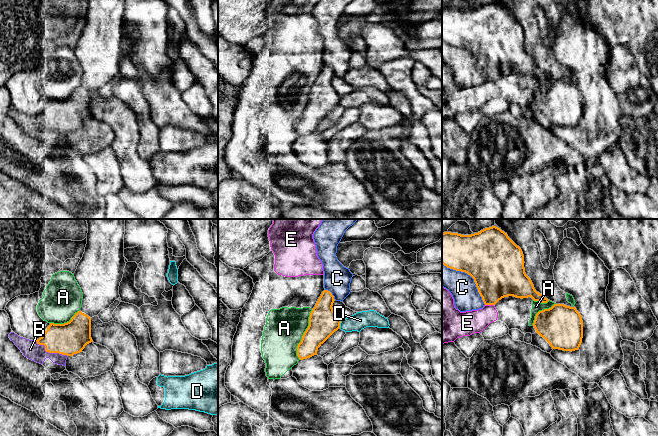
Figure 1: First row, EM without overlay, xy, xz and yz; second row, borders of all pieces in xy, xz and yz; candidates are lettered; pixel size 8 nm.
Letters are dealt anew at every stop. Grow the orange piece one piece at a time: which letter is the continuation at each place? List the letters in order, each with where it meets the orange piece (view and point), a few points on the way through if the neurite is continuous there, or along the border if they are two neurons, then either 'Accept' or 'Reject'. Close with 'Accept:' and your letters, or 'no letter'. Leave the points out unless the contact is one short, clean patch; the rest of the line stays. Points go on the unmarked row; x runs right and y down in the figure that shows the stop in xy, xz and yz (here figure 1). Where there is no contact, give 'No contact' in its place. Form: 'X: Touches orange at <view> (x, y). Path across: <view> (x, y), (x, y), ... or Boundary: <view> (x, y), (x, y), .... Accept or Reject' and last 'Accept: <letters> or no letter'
A: Touches orange at xz (303, 111). Reject
B: Touches orange at xy (50, 128). Accept
C: Touches orange at yz (470, 51). Reject
D: Touches orange at xz (339, 100). Reject
E: Touches orange at yz (489, 80). Reject
Accept: B

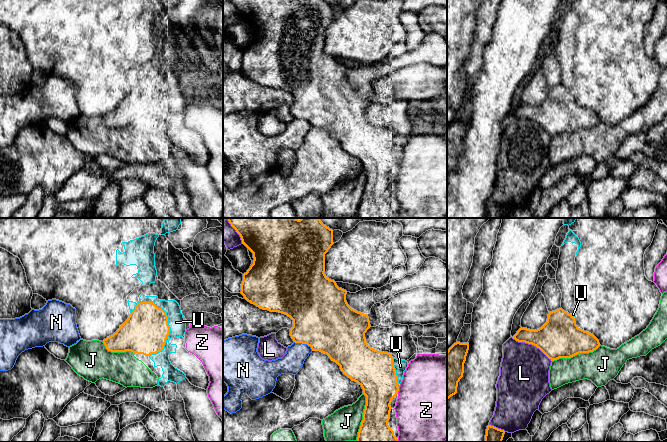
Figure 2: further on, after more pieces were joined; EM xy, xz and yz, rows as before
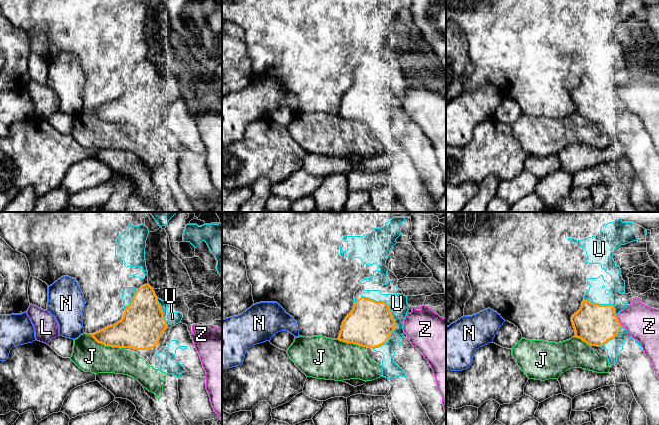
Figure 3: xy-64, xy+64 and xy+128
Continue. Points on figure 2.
J: Touches orange at yz (576, 130). Reject
L: Touches orange at yz (531, 119). Reject
N: Touches orange at xz (304, 119). Reject
U: Touches orange at xy (167, 100). Reject
Z: Touches orange at xz (398, 166). Reject
Accept: no letter

